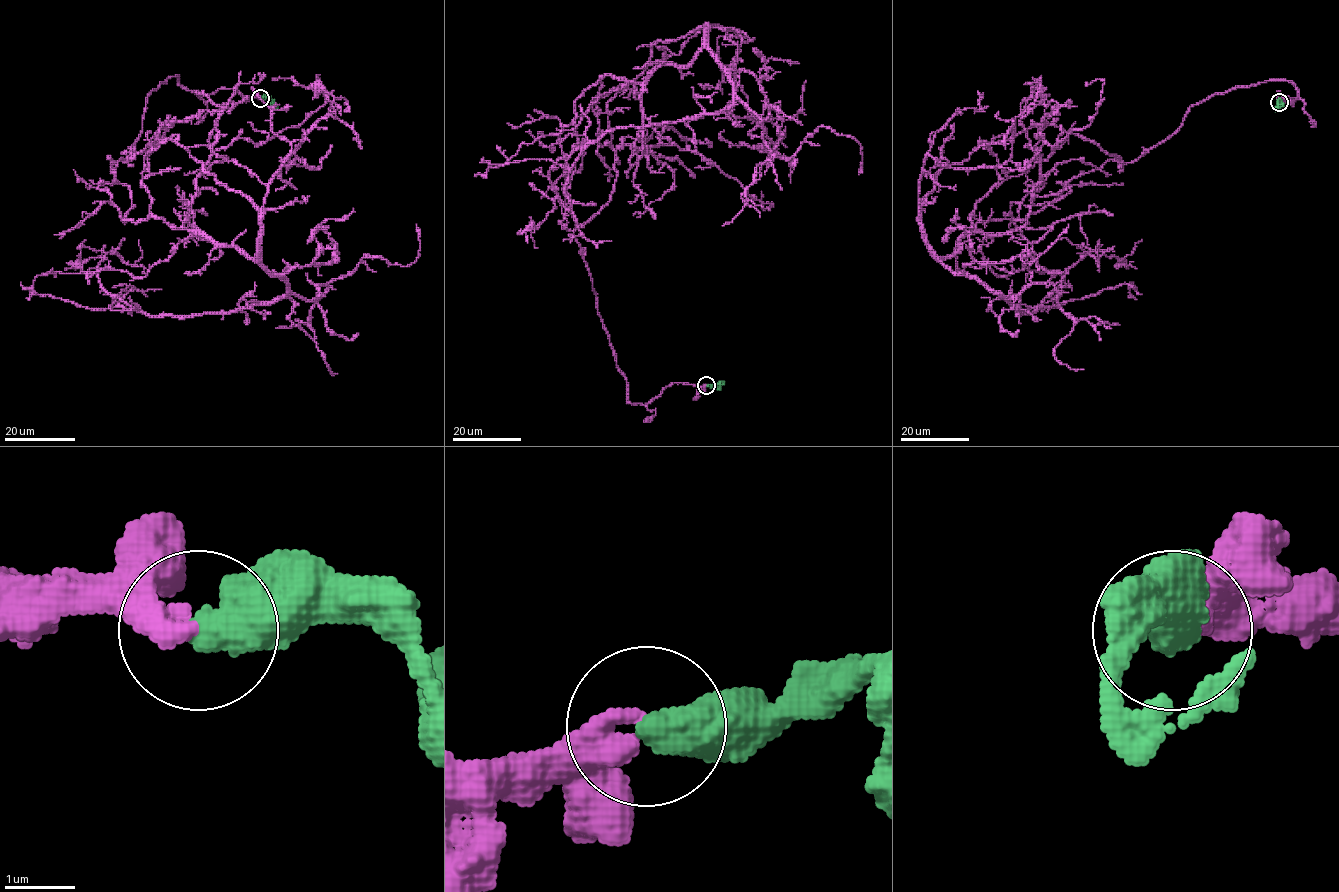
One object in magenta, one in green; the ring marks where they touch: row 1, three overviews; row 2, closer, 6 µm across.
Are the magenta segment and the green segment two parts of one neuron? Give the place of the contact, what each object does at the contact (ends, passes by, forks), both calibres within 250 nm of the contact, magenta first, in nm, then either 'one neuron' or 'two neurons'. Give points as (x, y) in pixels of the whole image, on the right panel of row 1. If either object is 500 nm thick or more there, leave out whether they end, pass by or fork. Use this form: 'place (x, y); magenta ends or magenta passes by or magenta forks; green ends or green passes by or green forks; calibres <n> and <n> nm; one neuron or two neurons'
place (1279, 102); calibres 360 and 600 nm; one neuron

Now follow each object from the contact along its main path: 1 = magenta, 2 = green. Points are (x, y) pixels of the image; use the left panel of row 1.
1: (259, 98), (161, 82), (113, 171), (123, 220), (283, 297), (148, 315), (86, 239)
2: (259, 98), (268, 98), (278, 108)

